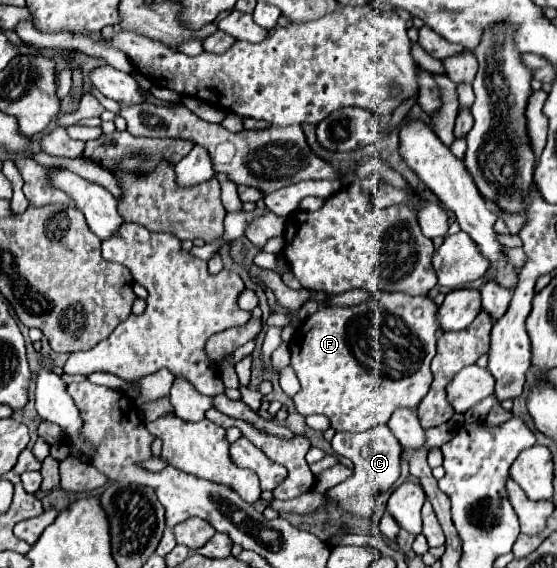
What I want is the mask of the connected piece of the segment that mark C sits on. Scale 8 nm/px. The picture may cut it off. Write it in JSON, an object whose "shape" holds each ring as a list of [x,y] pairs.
{"shape":[[[380,424],[378,428],[370,428],[366,432],[356,432],[356,434],[336,432],[336,436],[332,438],[332,446],[336,454],[346,456],[348,460],[354,462],[354,476],[330,488],[326,496],[336,500],[344,512],[370,520],[376,512],[376,494],[388,490],[400,476],[400,442],[386,424]]]}

